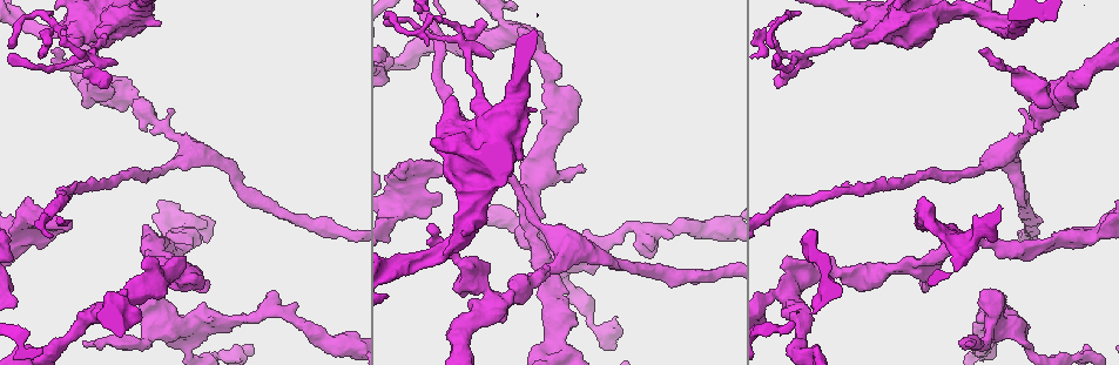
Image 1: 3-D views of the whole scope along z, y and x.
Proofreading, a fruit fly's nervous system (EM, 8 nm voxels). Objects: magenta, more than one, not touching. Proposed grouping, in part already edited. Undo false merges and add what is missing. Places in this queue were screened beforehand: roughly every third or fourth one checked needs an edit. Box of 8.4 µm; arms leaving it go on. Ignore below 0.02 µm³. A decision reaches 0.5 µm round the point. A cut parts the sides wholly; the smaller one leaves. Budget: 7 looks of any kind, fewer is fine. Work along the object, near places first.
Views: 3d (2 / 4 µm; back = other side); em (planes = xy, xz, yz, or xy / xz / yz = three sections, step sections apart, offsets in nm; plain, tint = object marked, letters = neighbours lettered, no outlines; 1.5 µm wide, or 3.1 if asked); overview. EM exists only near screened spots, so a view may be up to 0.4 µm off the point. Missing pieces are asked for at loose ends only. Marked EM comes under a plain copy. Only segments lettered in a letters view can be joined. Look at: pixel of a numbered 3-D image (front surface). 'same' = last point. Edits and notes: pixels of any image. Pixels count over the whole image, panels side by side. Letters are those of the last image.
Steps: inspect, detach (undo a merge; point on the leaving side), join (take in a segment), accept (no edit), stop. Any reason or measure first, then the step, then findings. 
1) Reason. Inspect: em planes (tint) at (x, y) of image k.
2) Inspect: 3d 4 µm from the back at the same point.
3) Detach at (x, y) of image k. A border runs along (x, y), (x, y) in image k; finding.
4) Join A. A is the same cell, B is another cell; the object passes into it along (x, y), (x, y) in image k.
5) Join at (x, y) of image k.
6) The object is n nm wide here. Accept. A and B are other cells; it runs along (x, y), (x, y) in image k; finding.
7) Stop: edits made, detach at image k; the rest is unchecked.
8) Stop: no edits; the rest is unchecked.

Free end. Inspect: em yz step 4 (tint) at (969, 343) of image 1.

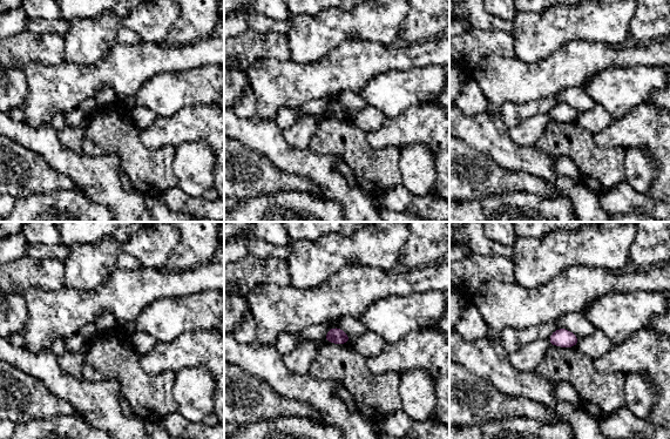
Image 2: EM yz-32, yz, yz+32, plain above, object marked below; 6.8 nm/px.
Another direction. Inspect: em planes (letters) at the same point.

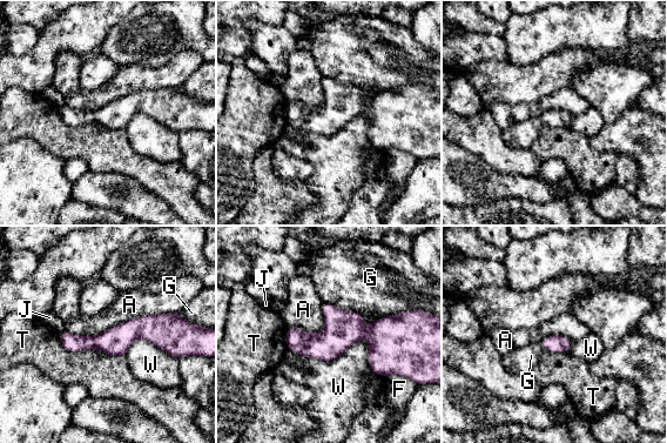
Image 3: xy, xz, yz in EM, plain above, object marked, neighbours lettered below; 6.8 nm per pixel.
The object is 200 nm wide here; the longest contact is with A, 650 nm. Accept. A, F, G, J, T and W are other cells; no lettered segment goes on from it.

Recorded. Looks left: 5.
An open end. Inspect: 3d 2 µm at (779, 86) of image 1.

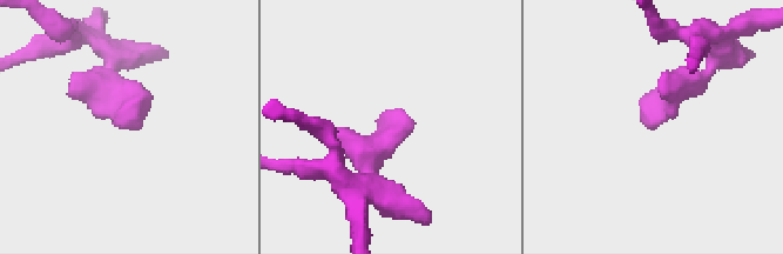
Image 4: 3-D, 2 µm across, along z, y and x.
Inspect: em xy step 8 (letters) at (377, 126) of image 4.

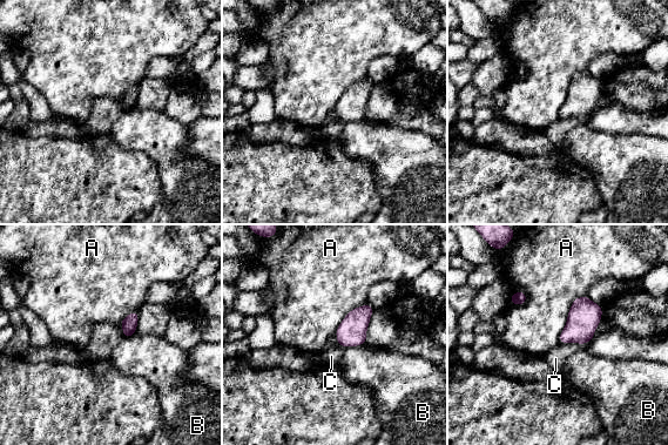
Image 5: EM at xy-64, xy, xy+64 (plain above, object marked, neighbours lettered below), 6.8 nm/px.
The longest contact is with A, 380 nm. Accept. A, B and C are other cells; none of them fits.

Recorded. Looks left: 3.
A narrow waist. Inspect: em 3.1 µm yz step 16 (tint) at (70, 338) of image 1.

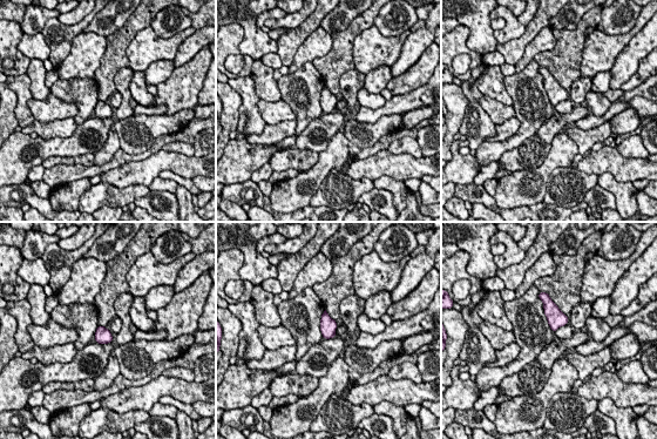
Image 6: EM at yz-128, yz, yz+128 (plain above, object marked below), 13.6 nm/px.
Cut it another way. Inspect: em 3.1 µm planes (letters) at the same point.

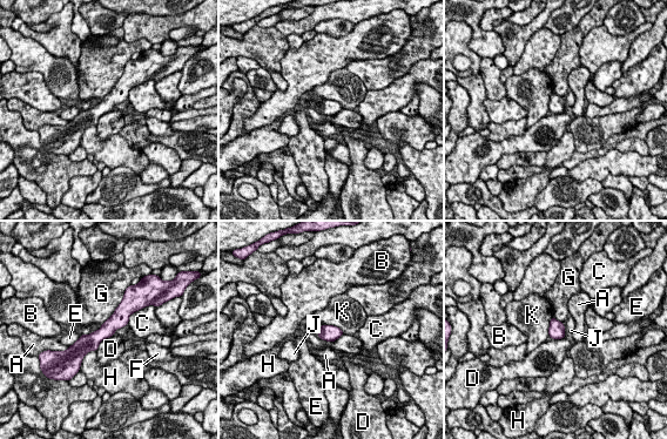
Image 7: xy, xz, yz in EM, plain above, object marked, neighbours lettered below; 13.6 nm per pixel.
Accept. A, B, C, D, E, F, G, H, J and K are other cells; it runs along (128, 309), (103, 332), (78, 351) in image 7; one cell here.

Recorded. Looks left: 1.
Stop: no edits; the rest is unchecked.

